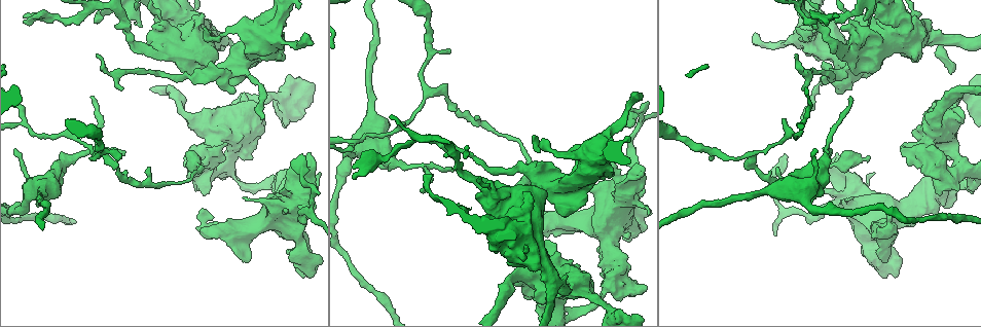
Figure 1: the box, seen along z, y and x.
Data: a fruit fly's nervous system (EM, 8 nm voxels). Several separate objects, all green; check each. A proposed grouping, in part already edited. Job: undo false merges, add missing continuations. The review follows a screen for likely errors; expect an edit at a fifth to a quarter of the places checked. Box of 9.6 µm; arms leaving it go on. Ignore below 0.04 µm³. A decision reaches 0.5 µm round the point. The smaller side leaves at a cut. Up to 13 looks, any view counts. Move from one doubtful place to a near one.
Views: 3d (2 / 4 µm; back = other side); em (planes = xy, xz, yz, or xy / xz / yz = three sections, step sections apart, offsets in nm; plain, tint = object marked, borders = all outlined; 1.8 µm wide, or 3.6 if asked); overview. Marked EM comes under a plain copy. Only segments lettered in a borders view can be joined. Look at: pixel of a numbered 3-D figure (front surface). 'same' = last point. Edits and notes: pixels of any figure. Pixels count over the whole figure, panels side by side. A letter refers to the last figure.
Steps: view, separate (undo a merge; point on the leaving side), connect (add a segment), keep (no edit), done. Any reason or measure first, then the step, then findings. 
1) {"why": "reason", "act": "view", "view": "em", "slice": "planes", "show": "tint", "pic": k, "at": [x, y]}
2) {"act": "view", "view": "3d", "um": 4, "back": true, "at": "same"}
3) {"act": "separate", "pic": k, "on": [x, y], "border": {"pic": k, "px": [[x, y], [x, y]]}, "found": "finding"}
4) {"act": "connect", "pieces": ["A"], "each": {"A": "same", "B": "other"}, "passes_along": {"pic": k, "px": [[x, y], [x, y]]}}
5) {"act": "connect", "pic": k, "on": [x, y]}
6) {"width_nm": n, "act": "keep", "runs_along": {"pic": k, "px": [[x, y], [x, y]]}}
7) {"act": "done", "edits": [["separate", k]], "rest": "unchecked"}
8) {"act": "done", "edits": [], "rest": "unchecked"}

{"why": "free end", "act": "view", "view": "3d", "um": 4, "pic": 1, "at": [796, 55]}

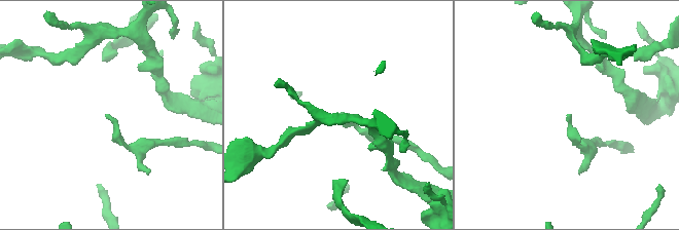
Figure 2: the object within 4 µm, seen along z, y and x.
{"why": "now the EM", "act": "view", "view": "em", "slice": "planes", "show": "borders", "pic": 2, "at": [108, 116]}

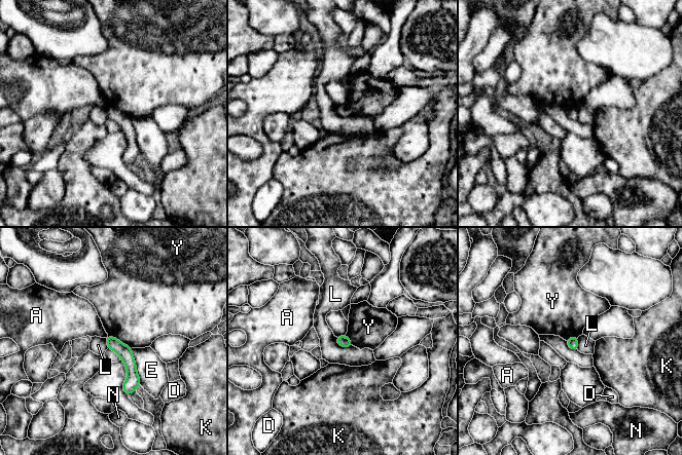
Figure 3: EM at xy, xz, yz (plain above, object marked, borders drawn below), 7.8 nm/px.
{"longest_contact_nm": ["E", 280], "act": "keep", "each": {"A": "other", "D": "other", "E": "other", "K": "other", "L": "other", "N": "other", "Y": "other"}, "border": {"pic": 3, "px": [[108, 335], [131, 348]]}, "found": "no lettered segment goes on from it"}

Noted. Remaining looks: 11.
{"why": "a fork", "act": "view", "view": "em", "slice": "planes", "show": "tint", "pic": 1, "at": [205, 154]}

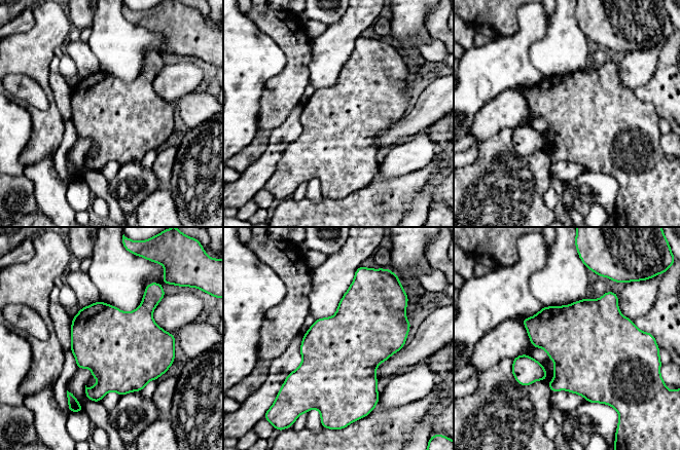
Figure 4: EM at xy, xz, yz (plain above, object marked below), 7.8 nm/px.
{"act": "view", "view": "em", "slice": "planes", "show": "borders", "at": "same"}

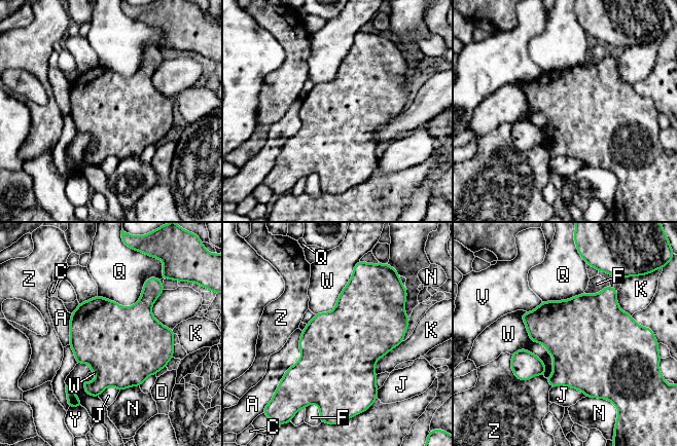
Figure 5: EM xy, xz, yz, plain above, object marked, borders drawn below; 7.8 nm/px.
{"width_nm": 600, "act": "keep", "each": {"A": "other", "C": "other", "D": "other", "F": "other", "J": "other", "K": "other", "N": "other", "Q": "other", "V": "other", "W": "other", "Y": "other", "Z": "other"}, "border": {"pic": 5, "px": [[523, 312], [553, 357], [547, 378]]}, "found": "continuous, no second cell"}

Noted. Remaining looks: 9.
{"why": "free end", "act": "view", "view": "em", "slice": "planes", "show": "borders", "pic": 1, "at": [635, 93]}

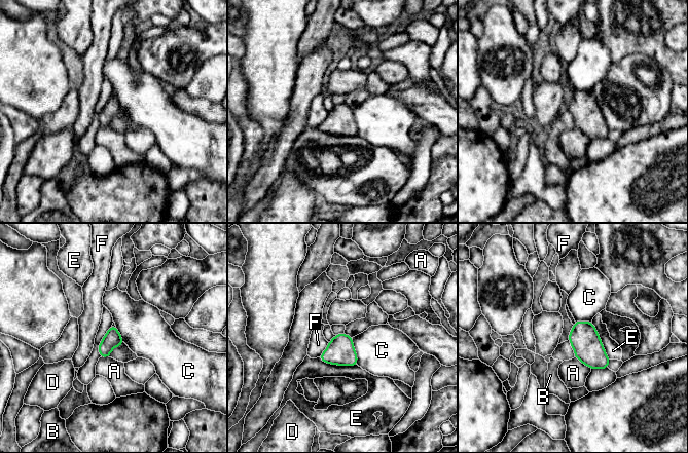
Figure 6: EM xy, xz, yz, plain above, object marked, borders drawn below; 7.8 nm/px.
{"longest_contact_nm": ["E", 300], "act": "keep", "each": {"A": "other", "B": "other", "C": "other", "D": "other", "E": "other", "F": "other"}, "border": {"pic": 6, "px": [[352, 338], [357, 364]]}, "found": "none of them fits"}

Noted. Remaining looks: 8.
{"why": "free end", "act": "view", "view": "em", "slice": "xz", "step": 16, "show": "borders", "pic": 1, "at": [203, 29]}

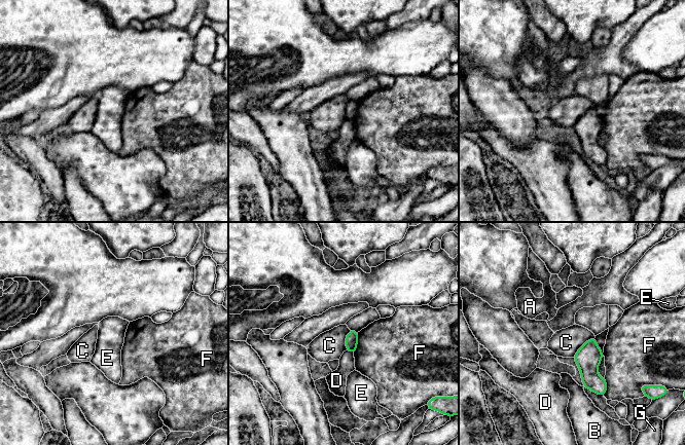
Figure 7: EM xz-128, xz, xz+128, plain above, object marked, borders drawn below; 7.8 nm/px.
{"act": "keep", "each": {"A": "other", "B": "other", "C": "other", "D": "other", "E": "other", "F": "other", "G": "other"}, "border": {"pic": 7, "px": [[595, 336], [589, 338], [572, 357]]}, "found": "no lettered segment goes on from it"}

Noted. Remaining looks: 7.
{"why": "sudden change in width", "act": "view", "view": "em", "slice": "planes", "show": "borders", "pic": 1, "at": [636, 183]}

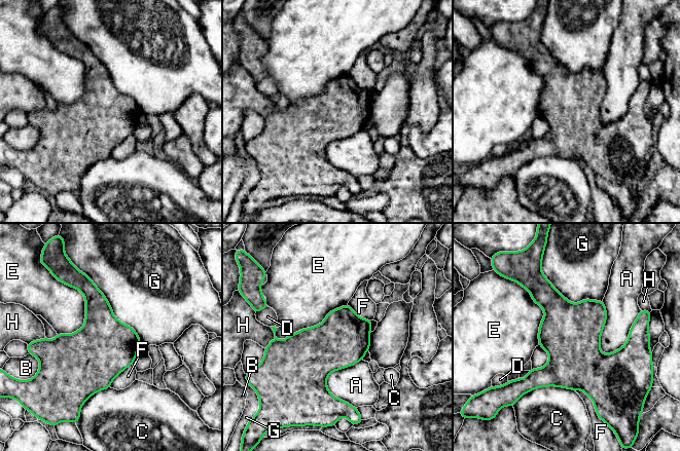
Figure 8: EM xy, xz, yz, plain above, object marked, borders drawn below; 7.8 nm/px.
{"act": "keep", "each": {"A": "other", "B": "other", "C": "other", "D": "other", "E": "other", "F": "other", "G": "other", "H": "other"}, "found": "one cell here"}

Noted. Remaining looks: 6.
{"act": "done", "edits": [], "rest": "unchecked"}

